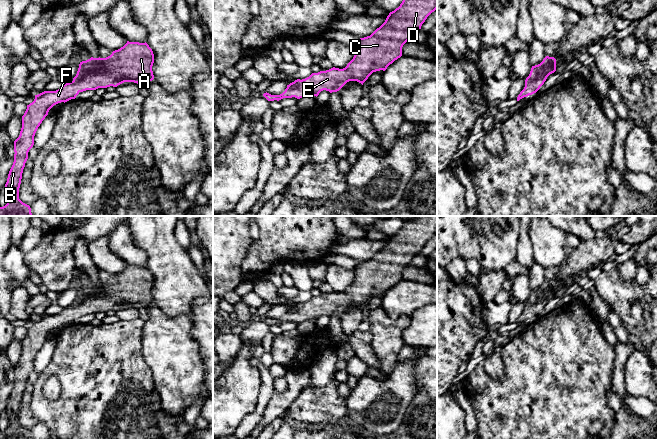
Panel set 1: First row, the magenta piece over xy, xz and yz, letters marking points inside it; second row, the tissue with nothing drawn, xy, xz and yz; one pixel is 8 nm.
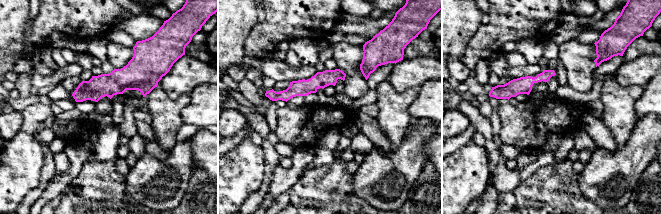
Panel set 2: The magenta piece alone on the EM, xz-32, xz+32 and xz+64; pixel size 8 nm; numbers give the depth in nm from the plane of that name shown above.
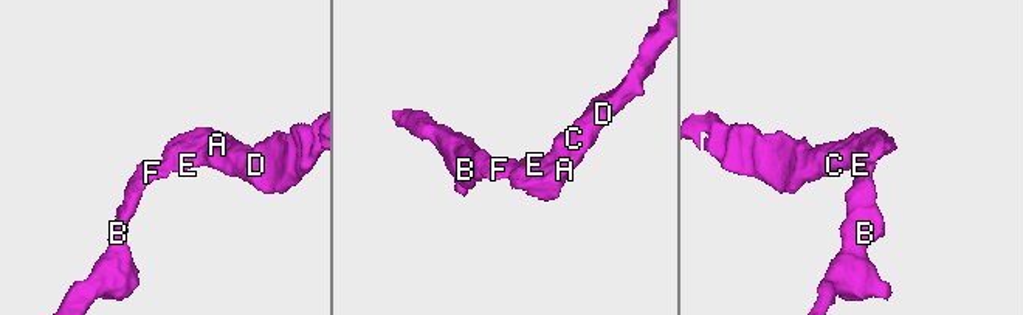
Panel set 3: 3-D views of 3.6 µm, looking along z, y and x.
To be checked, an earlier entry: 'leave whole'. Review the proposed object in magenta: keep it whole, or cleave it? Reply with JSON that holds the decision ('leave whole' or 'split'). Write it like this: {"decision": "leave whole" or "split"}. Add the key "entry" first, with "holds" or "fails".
{"entry": "holds", "decision": "leave whole"}

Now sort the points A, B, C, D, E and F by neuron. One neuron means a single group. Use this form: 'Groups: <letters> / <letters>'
Groups: A B C D E F

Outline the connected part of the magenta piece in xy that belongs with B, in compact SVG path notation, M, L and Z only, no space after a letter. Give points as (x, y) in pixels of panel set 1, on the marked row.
M129 42L106 58L82 61L76 76L56 91L44 91L35 95L22 116L22 128L14 141L14 162L9 171L5 188L8 191L7 204L0 207L0 216L33 216L29 205L19 199L19 188L28 152L34 145L35 133L56 104L75 99L86 90L117 87L124 82L148 83L154 79L152 66L154 54L149 45Z

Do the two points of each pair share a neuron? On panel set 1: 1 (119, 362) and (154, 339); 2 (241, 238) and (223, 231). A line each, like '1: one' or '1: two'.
1: two
2: one

